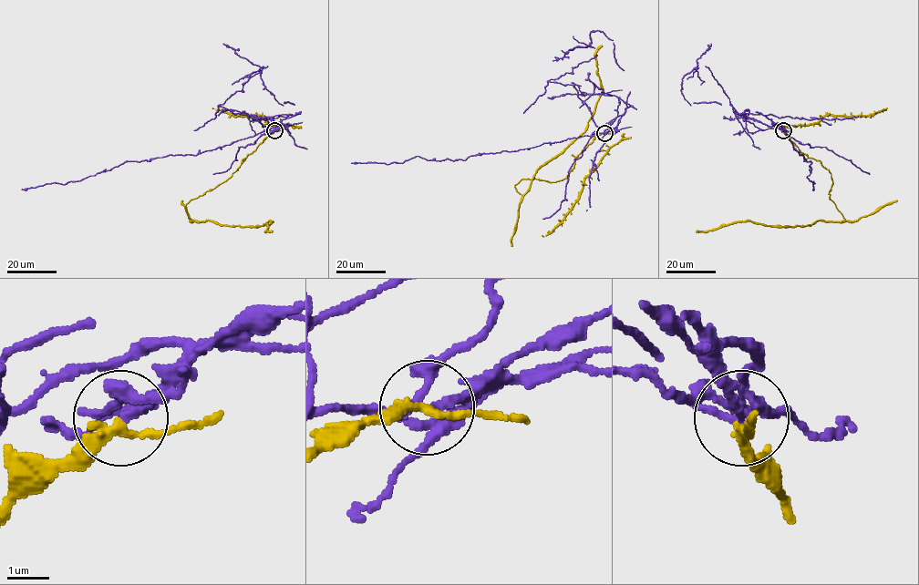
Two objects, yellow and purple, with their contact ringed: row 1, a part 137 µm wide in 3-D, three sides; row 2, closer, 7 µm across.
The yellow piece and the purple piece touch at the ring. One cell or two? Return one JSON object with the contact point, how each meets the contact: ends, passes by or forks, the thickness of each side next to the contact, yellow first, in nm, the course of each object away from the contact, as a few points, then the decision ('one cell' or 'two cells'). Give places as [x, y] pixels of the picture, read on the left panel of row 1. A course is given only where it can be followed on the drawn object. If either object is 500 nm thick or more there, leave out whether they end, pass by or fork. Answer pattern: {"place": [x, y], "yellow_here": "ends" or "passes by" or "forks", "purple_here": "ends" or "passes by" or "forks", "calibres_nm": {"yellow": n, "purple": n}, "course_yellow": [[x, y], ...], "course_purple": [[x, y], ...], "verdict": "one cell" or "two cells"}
{"place": [274, 130], "yellow_here": "passes by", "purple_here": "forks", "calibres_nm": {"yellow": 180, "purple": 150}, "course_yellow": [[275, 130], [228, 179], [191, 199], [185, 207], [197, 221], [258, 226], [272, 221], [266, 231], [273, 230]], "course_purple": [[275, 130], [277, 126], [195, 155], [170, 154], [146, 160], [126, 161], [80, 180], [21, 189]], "verdict": "two cells"}

